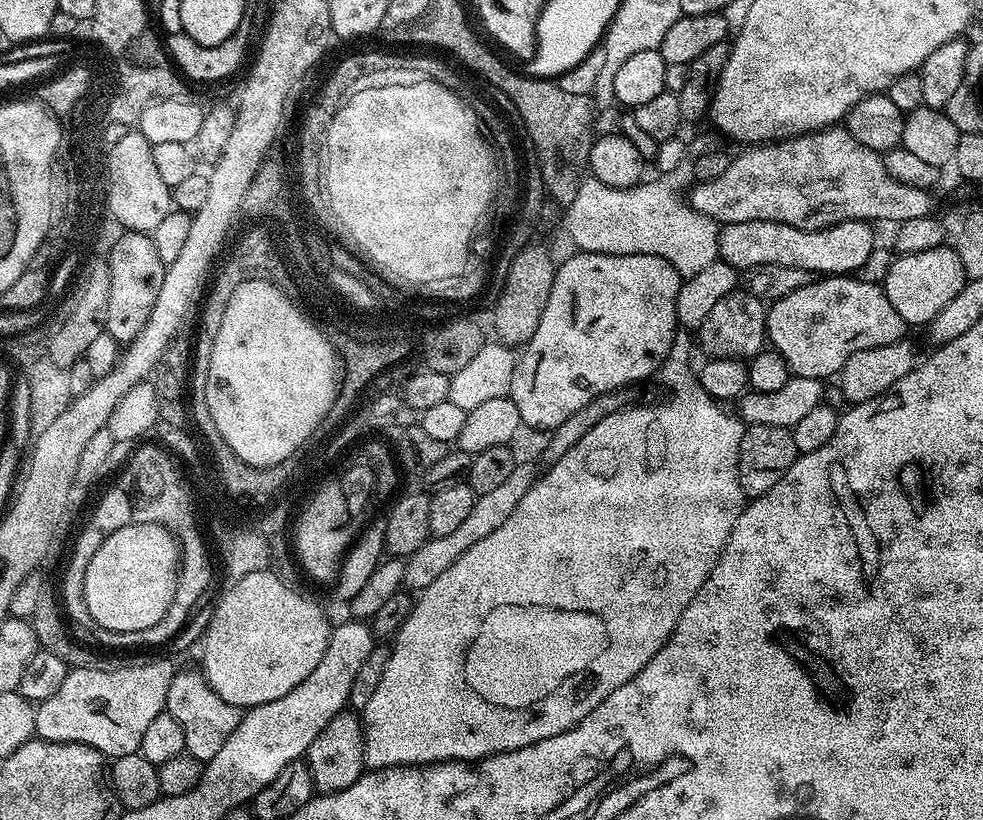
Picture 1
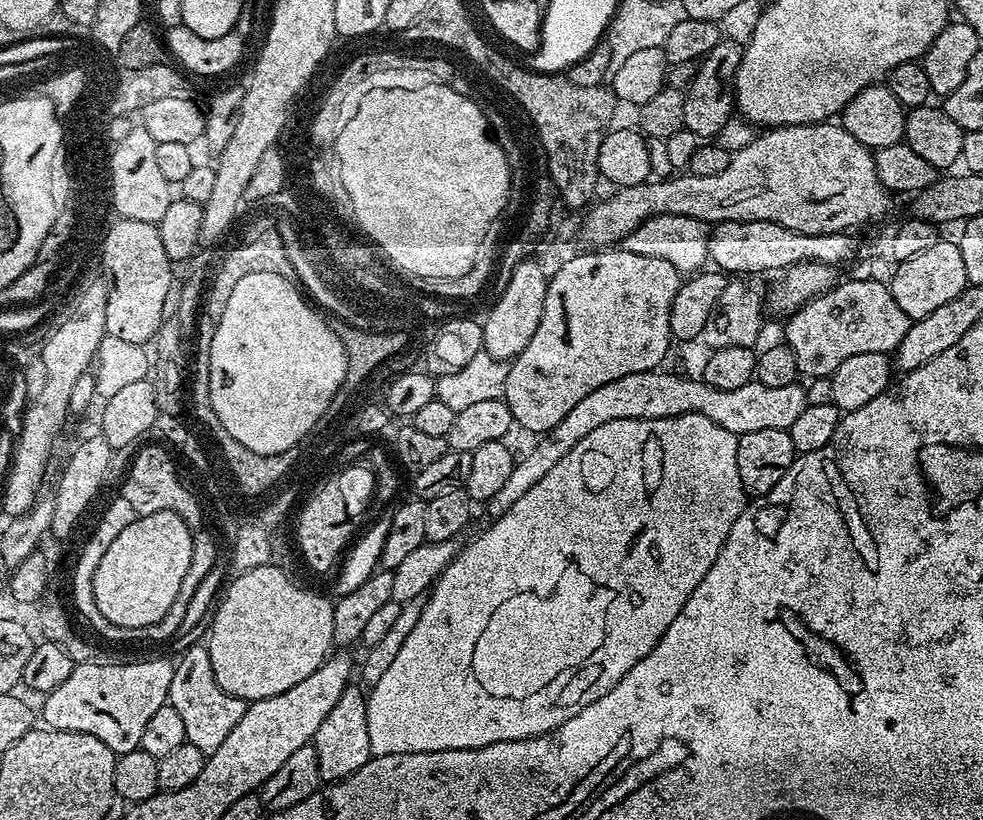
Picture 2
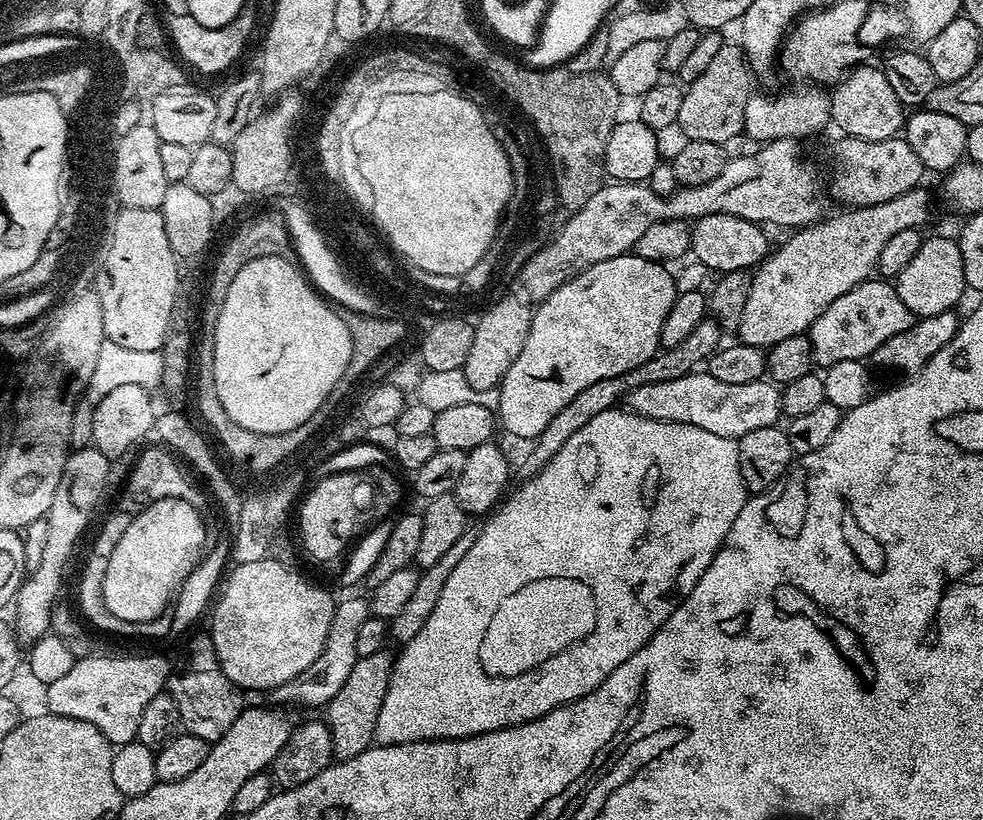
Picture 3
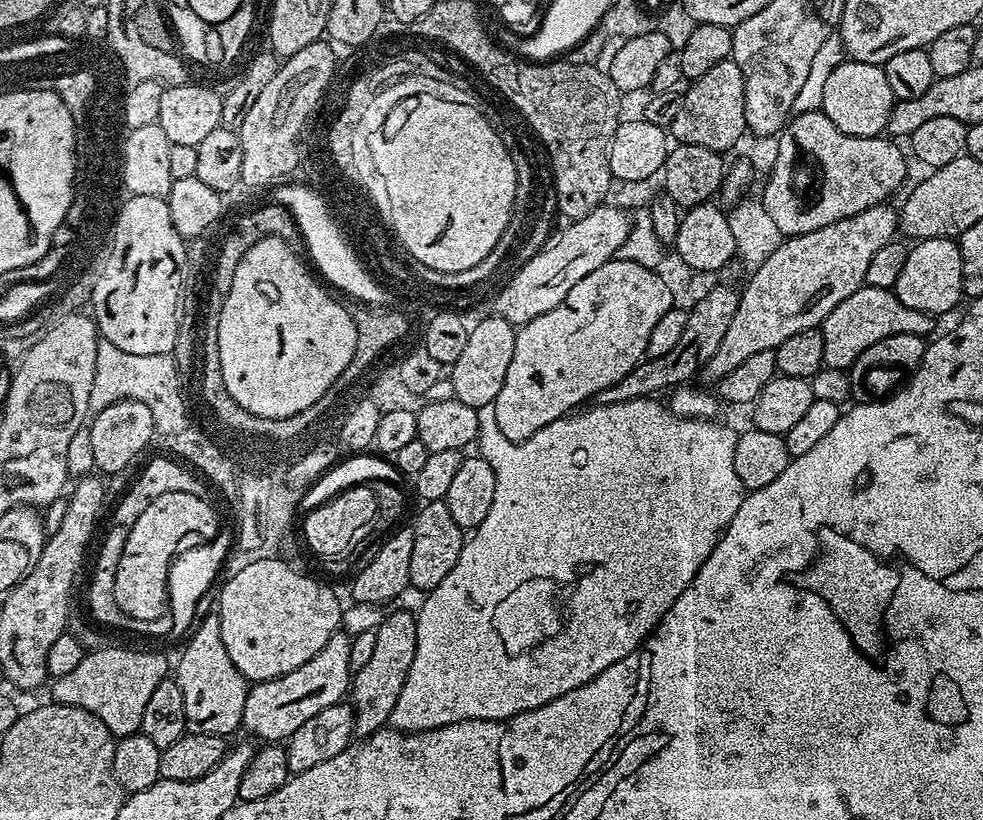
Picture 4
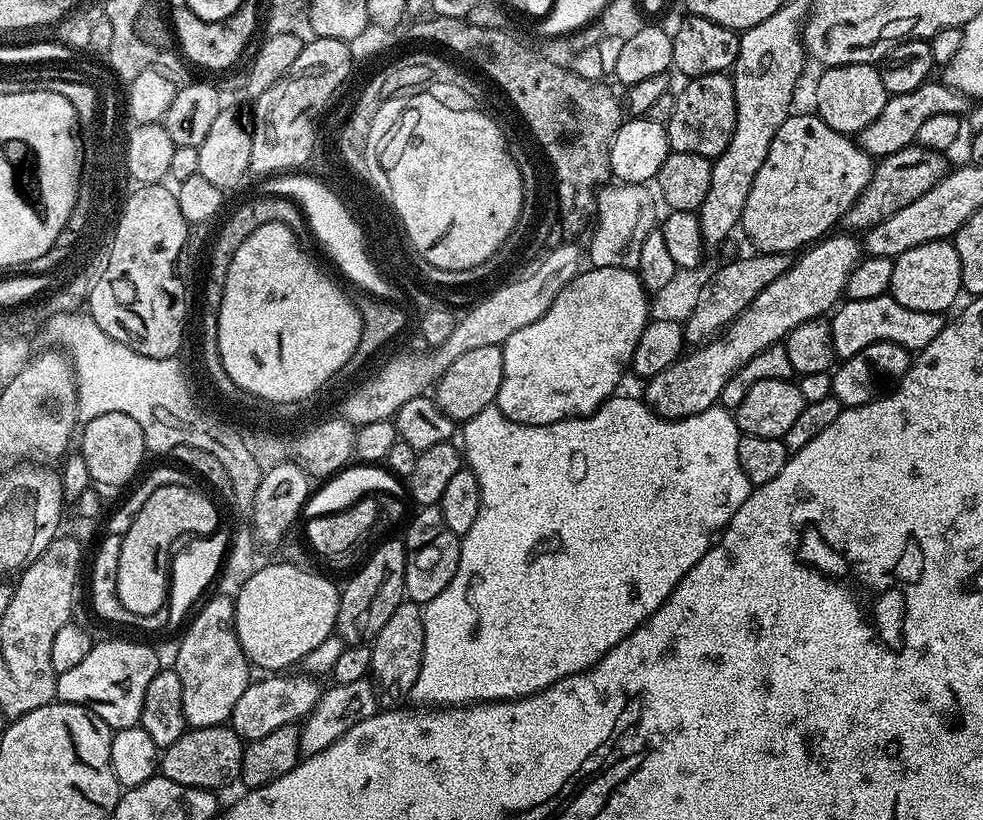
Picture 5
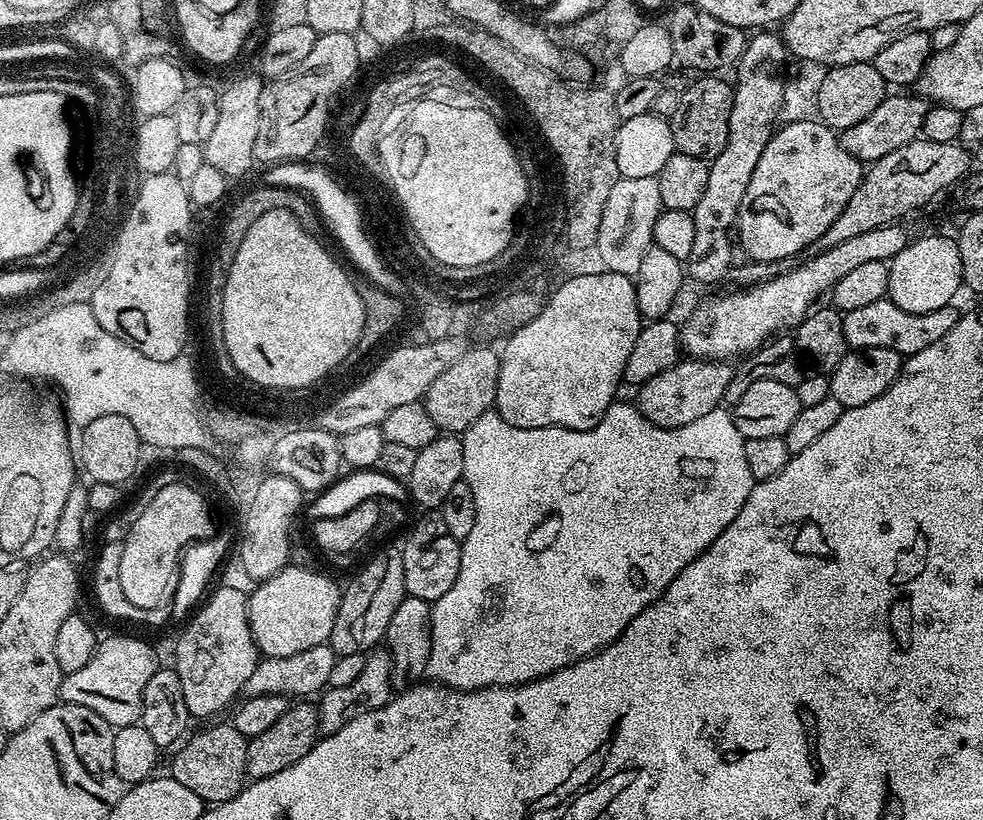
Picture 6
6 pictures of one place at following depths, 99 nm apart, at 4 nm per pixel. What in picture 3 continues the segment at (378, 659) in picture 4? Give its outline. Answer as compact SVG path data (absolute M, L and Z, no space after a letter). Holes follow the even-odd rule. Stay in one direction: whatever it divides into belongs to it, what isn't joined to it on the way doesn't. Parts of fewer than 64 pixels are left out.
M385 650L378 654L370 654L370 658L359 658L354 670L346 678L346 683L338 694L326 706L326 723L332 735L332 755L336 760L358 758L368 748L373 747L378 726L378 714L382 710L382 702L386 698L386 690L392 677L393 653Z

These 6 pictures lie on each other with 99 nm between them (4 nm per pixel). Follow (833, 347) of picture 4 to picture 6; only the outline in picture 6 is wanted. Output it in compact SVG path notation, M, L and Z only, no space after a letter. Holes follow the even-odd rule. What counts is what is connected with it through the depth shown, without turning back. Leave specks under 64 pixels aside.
M885 298L870 302L870 306L862 306L862 310L843 313L844 333L849 349L889 348L907 358L938 342L938 338L946 335L960 321L961 315L961 309L956 309L952 304L930 310L926 314L910 314L910 310L902 310L893 300Z

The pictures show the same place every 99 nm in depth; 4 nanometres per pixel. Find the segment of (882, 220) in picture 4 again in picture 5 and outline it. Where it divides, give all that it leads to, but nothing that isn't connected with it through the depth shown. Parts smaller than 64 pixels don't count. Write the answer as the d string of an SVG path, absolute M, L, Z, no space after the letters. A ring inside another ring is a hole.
M829 234L805 247L789 269L766 286L715 339L681 355L669 368L662 370L662 374L651 376L642 393L648 407L665 420L684 420L702 414L702 410L719 401L722 386L726 386L732 375L746 366L754 354L762 354L770 345L781 343L794 326L831 313L841 303L846 282L862 259L861 241L859 244L852 236L836 235Z

